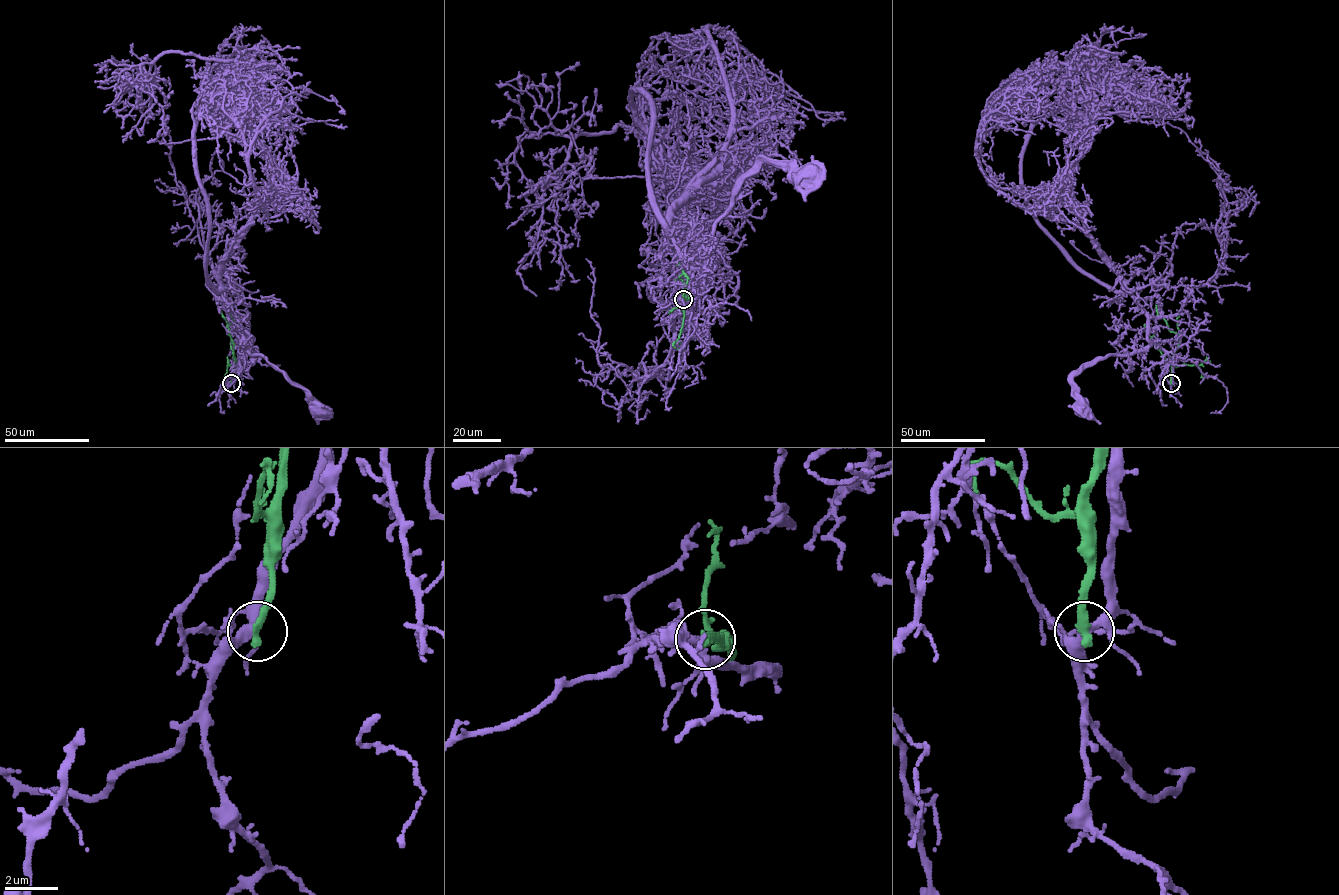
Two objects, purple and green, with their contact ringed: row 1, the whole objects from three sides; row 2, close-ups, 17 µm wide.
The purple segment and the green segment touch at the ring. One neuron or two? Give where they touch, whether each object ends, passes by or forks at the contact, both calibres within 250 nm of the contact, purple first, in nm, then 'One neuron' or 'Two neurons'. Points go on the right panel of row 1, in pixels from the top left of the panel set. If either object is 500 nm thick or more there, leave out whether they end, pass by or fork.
Place: (1171, 383). At the ring purple forks. At the ring green ends. Thickness 300 nm (purple) against 360 nm. Two neurons

